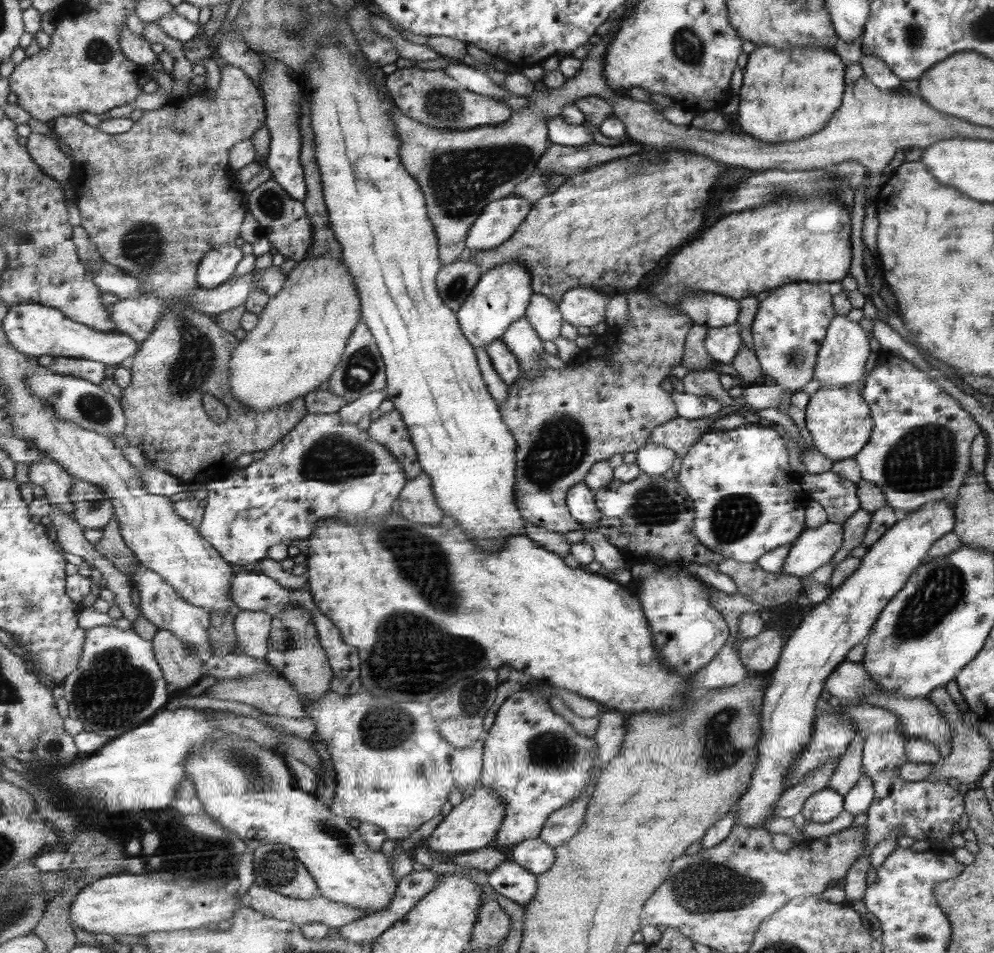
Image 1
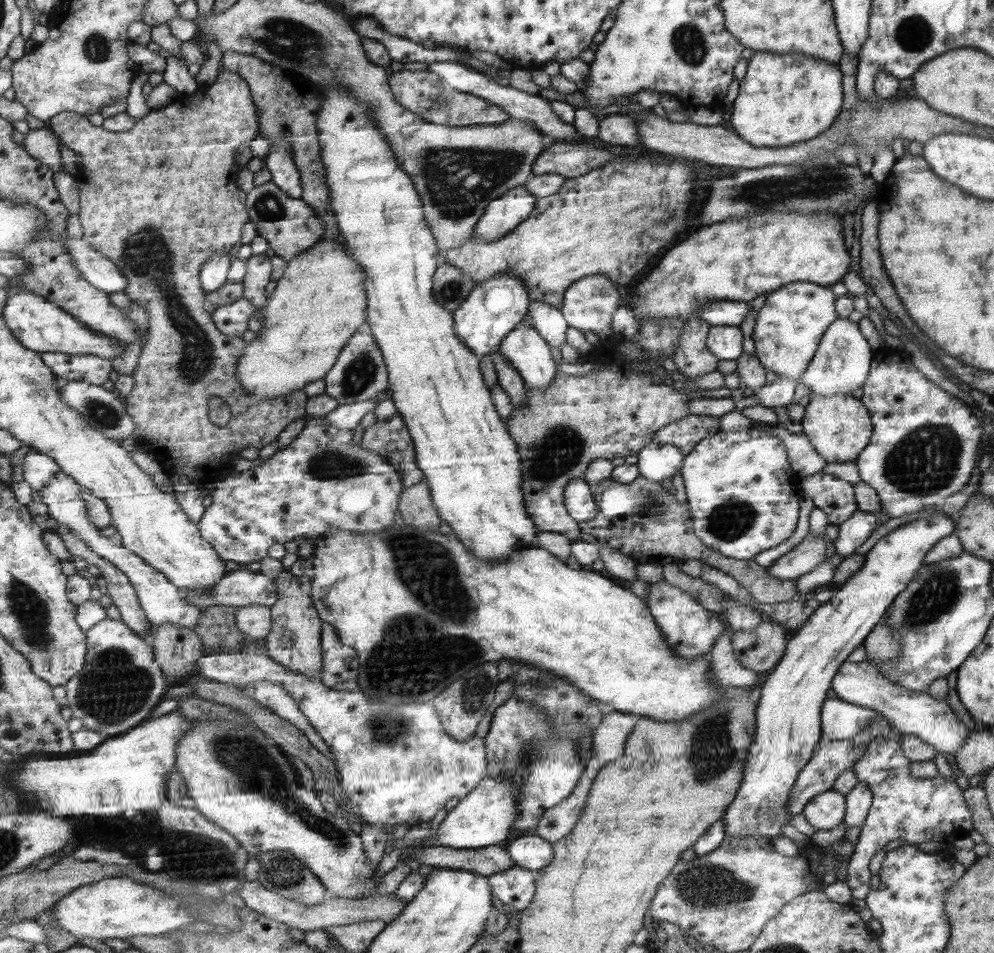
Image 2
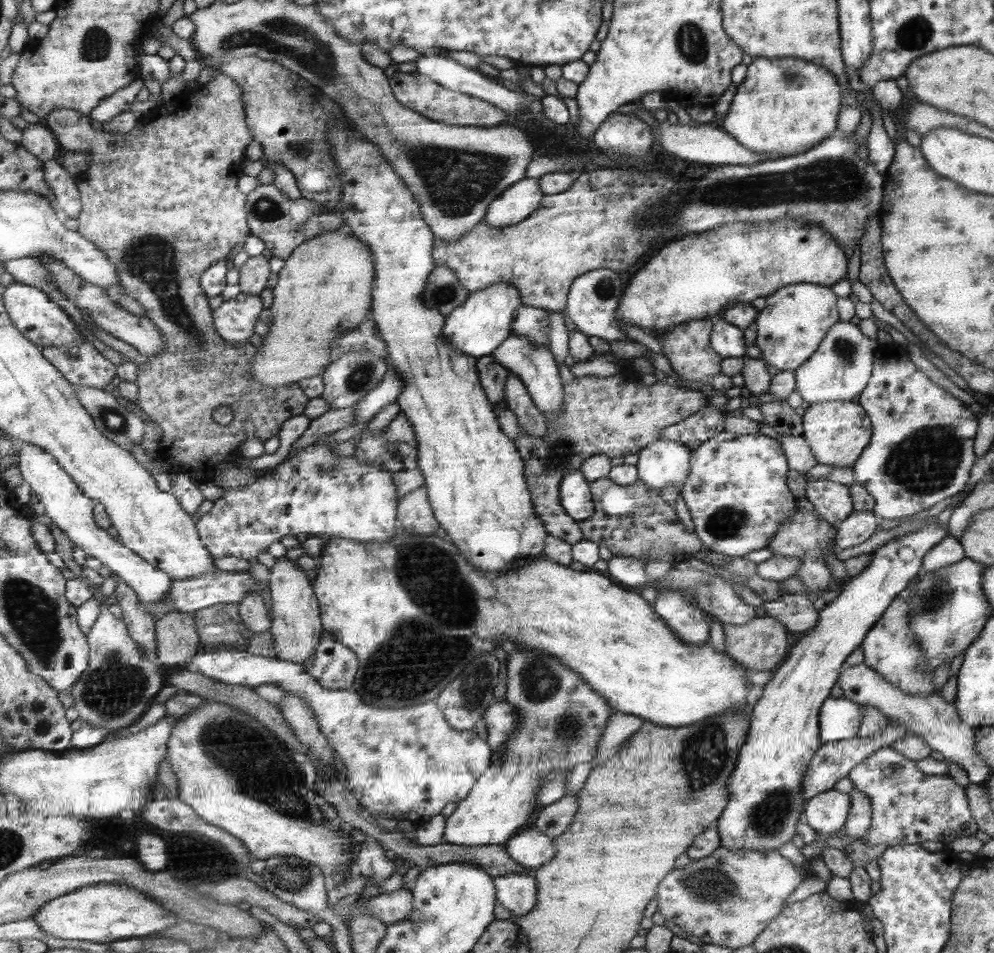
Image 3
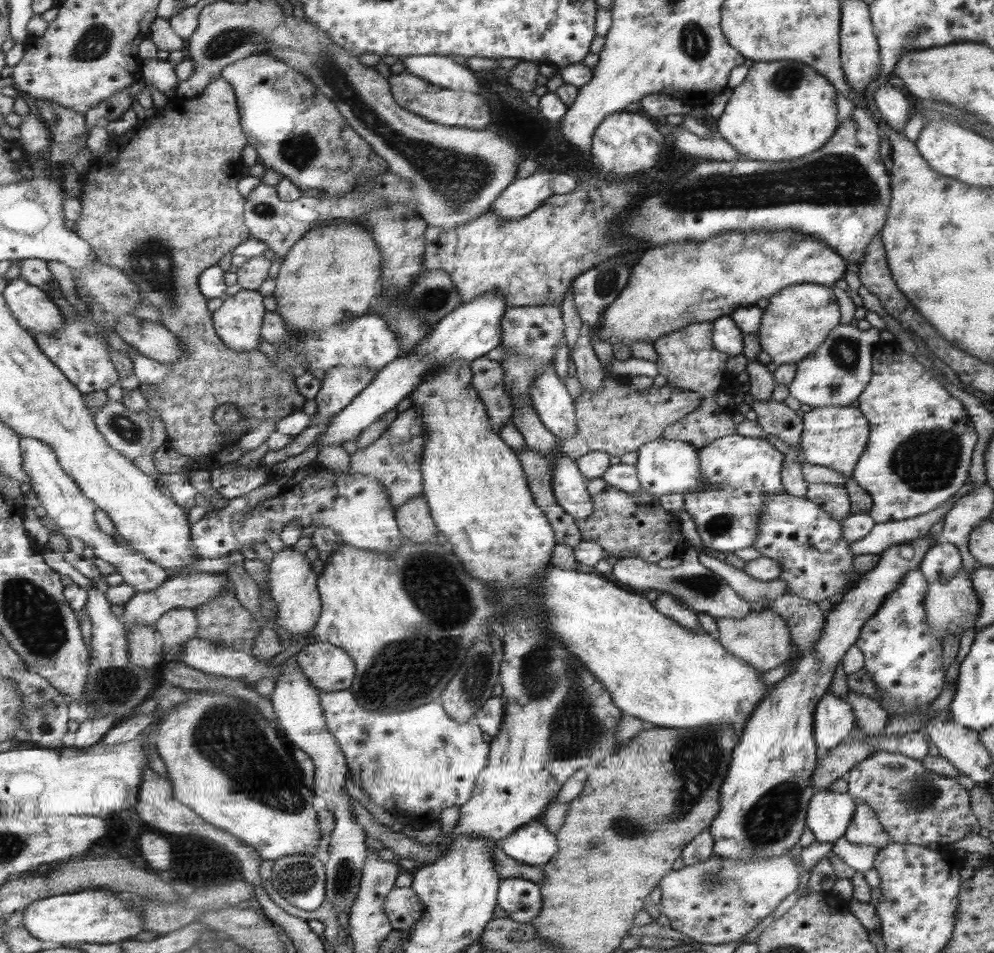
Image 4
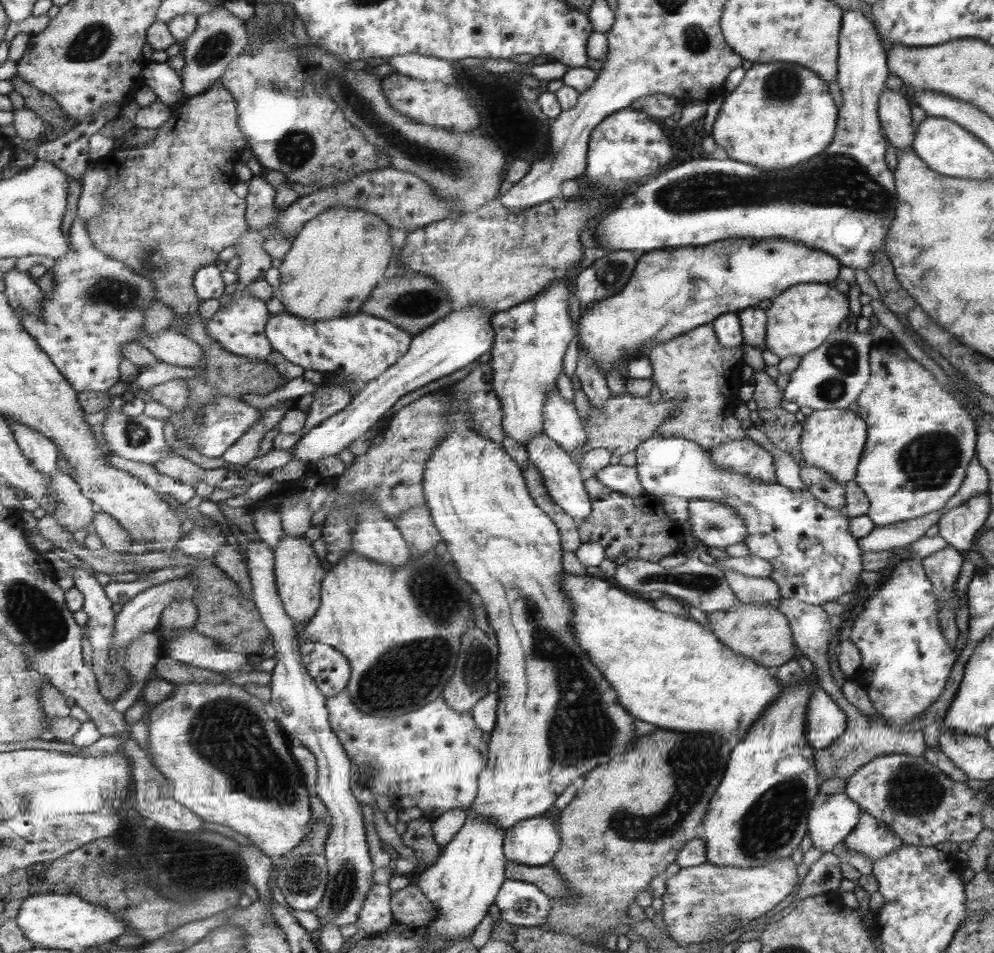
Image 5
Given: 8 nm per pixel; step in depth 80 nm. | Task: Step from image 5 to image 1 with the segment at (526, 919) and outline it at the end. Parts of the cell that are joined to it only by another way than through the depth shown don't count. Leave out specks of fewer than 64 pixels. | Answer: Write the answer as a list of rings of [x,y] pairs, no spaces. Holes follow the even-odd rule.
[[[509,859],[488,874],[488,884],[493,892],[521,907],[531,902],[536,894],[536,874]]]

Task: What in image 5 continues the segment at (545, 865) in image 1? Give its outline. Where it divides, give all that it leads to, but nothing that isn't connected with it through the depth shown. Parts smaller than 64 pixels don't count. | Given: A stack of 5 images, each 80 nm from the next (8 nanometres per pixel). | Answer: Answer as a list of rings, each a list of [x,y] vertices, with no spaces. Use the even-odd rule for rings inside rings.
[[[536,816],[516,822],[515,826],[504,830],[503,851],[506,862],[521,866],[540,867],[550,863],[552,856],[559,851],[559,834],[553,821],[545,816]]]

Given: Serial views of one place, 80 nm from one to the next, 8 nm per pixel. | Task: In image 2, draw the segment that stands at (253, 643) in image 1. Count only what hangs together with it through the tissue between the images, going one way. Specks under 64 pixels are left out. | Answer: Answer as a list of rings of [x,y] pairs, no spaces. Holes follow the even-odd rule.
[[[262,604],[245,605],[238,609],[237,622],[240,629],[248,636],[247,640],[262,641],[272,631],[272,608]]]

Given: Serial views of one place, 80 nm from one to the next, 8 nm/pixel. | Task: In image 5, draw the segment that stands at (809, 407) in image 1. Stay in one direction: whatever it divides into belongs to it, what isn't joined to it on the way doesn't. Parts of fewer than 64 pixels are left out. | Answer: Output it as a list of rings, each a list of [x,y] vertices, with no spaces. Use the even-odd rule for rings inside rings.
[[[847,409],[815,410],[801,422],[800,462],[822,470],[828,478],[844,484],[856,478],[856,468],[867,442],[867,425],[861,417]]]

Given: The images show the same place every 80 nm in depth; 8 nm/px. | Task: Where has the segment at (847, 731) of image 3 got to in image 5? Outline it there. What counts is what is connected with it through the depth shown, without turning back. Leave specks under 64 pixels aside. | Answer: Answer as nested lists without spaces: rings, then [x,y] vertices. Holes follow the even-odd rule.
[[[819,685],[810,688],[804,713],[803,736],[814,752],[831,745],[845,728],[845,715]]]

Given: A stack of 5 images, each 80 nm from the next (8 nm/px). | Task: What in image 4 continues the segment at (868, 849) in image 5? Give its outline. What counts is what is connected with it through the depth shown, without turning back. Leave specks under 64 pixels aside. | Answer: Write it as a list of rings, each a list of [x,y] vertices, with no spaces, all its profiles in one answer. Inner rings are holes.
[[[856,801],[856,810],[843,836],[847,842],[865,844],[882,849],[890,843],[887,833],[882,829],[875,813],[863,803]]]

